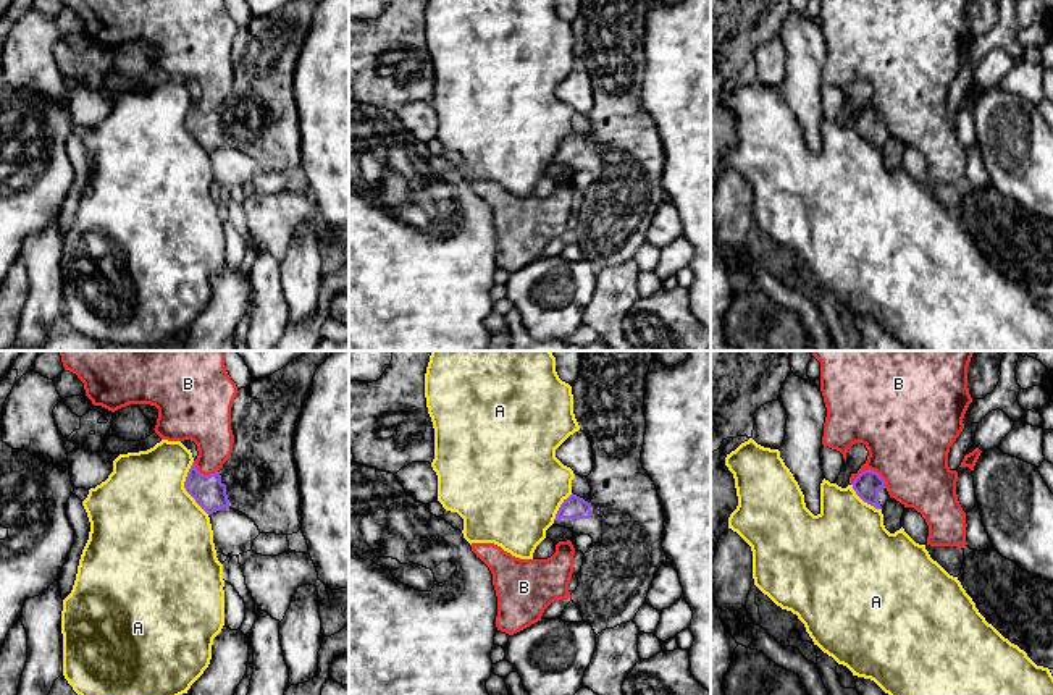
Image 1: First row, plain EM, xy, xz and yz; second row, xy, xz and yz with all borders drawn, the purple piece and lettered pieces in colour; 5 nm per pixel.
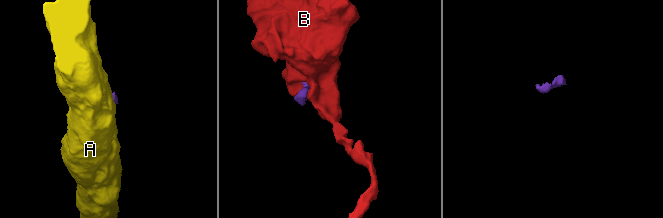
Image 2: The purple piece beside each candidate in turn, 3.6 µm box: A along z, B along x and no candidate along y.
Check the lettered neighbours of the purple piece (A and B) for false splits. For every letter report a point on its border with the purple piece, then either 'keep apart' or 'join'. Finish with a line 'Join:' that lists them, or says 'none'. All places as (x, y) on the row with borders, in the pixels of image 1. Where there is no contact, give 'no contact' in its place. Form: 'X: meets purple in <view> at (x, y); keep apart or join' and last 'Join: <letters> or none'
A: meets purple in xy at (184, 487); keep apart
B: meets purple in yz at (869, 469); keep apart
Join: none

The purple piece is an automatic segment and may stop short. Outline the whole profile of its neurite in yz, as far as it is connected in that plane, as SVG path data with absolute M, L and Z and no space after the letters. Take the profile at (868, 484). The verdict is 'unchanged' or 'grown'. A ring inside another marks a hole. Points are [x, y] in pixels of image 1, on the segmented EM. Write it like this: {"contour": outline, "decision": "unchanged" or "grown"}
{"contour": "M871 469L861 472L851 485L856 495L875 509L882 509L890 499L885 480Z", "decision": "grown"}

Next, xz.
{"contour": "M583 351L580 375L570 385L575 419L593 448L593 470L586 477L591 501L572 493L560 504L554 525L593 538L577 574L578 587L572 593L572 601L596 635L633 621L646 604L656 572L667 564L662 548L664 508L654 482L641 464L646 435L644 393L651 359L651 351Z", "decision": "grown"}

